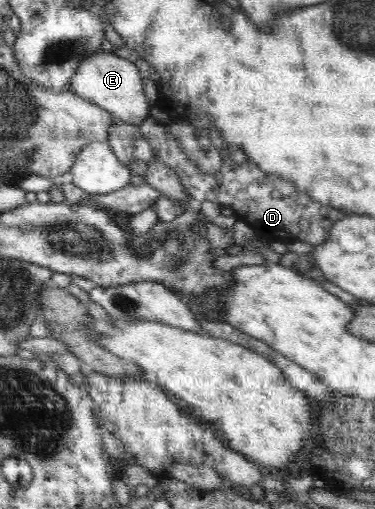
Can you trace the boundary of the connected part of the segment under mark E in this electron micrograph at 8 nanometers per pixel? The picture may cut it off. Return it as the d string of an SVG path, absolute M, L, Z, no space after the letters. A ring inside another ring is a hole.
M99 51L86 57L68 88L73 89L83 99L99 104L99 107L107 110L114 119L139 126L144 119L150 117L149 101L143 91L143 79L137 65L113 53Z

